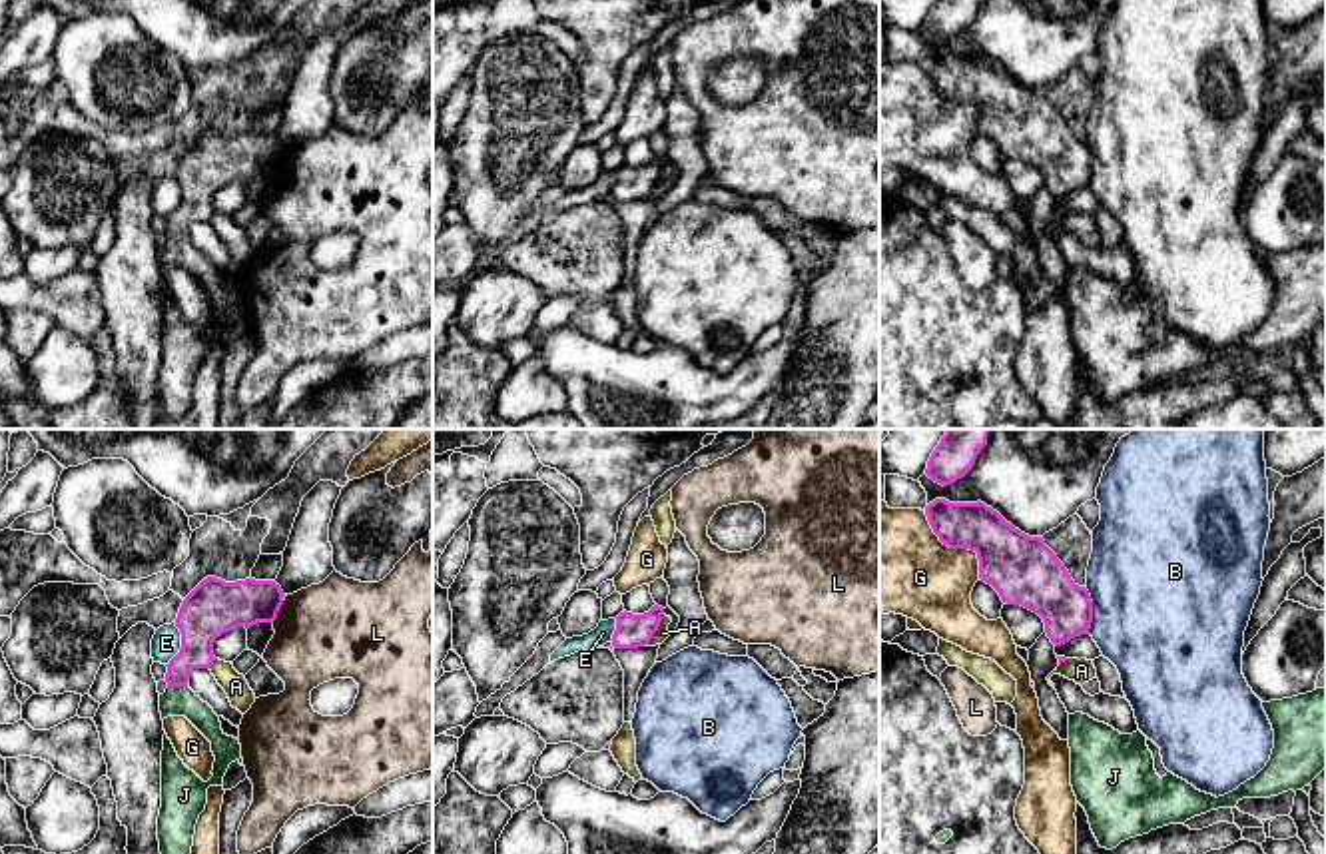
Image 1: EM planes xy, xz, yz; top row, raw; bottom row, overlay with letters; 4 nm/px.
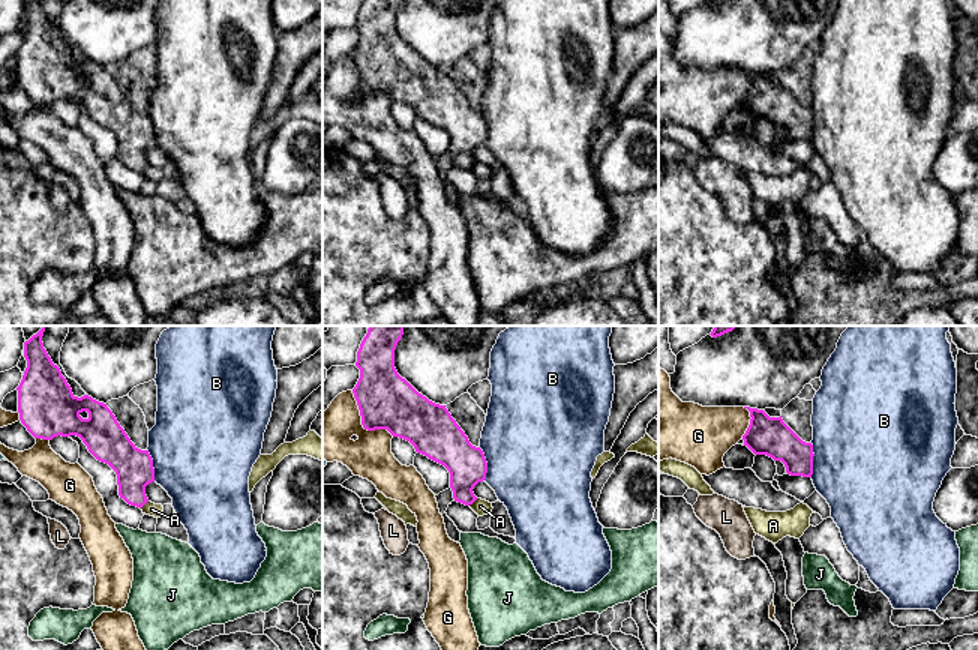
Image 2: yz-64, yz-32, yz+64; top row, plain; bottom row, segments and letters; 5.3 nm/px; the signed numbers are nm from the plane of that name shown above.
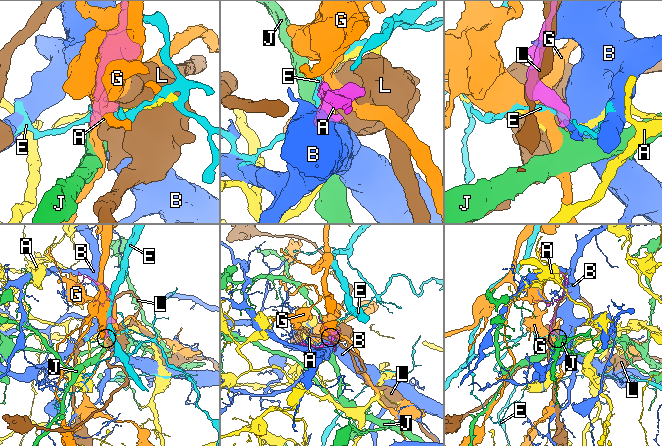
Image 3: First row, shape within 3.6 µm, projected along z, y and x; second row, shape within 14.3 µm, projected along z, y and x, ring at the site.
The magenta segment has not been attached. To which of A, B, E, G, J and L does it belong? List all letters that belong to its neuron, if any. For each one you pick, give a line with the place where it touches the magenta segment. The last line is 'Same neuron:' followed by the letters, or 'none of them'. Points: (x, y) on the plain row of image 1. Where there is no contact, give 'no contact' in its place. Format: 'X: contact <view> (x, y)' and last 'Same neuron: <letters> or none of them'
J: contact xy (176, 238)
Same neuron: J

